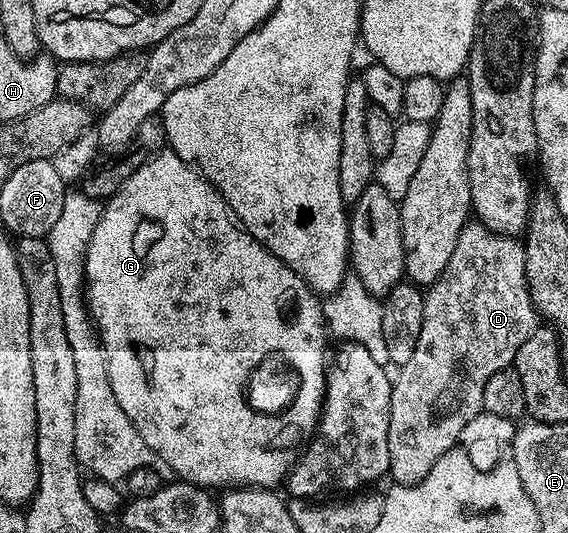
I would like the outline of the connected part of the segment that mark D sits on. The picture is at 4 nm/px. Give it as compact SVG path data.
M471 220L467 222L466 226L460 232L460 236L458 237L458 243L456 244L456 248L452 252L452 260L448 260L448 266L435 280L433 284L425 291L426 295L426 303L424 304L424 325L420 328L420 340L416 343L416 352L412 355L412 360L408 360L408 364L404 364L397 371L396 377L393 379L392 385L390 387L390 415L388 416L388 456L390 457L390 473L389 477L393 479L395 483L401 484L403 486L413 486L415 482L419 482L420 480L424 480L424 476L428 476L428 472L432 472L432 464L436 464L436 460L440 460L440 456L444 456L444 452L448 452L449 450L455 449L459 445L458 437L460 436L460 432L464 428L464 424L468 424L468 420L472 420L472 416L476 416L477 414L483 413L482 409L482 401L484 400L484 384L488 384L488 376L496 376L496 372L500 372L501 370L507 369L513 363L514 357L516 356L516 352L520 348L520 344L524 344L524 340L528 340L528 336L532 336L532 332L534 331L535 326L539 325L540 319L538 316L538 311L534 309L534 305L532 304L532 300L530 299L530 289L528 288L528 284L526 283L526 247L523 245L521 241L517 237L507 236L505 234L497 234L496 232L492 232L488 229L488 227L482 225L481 222L477 220Z

